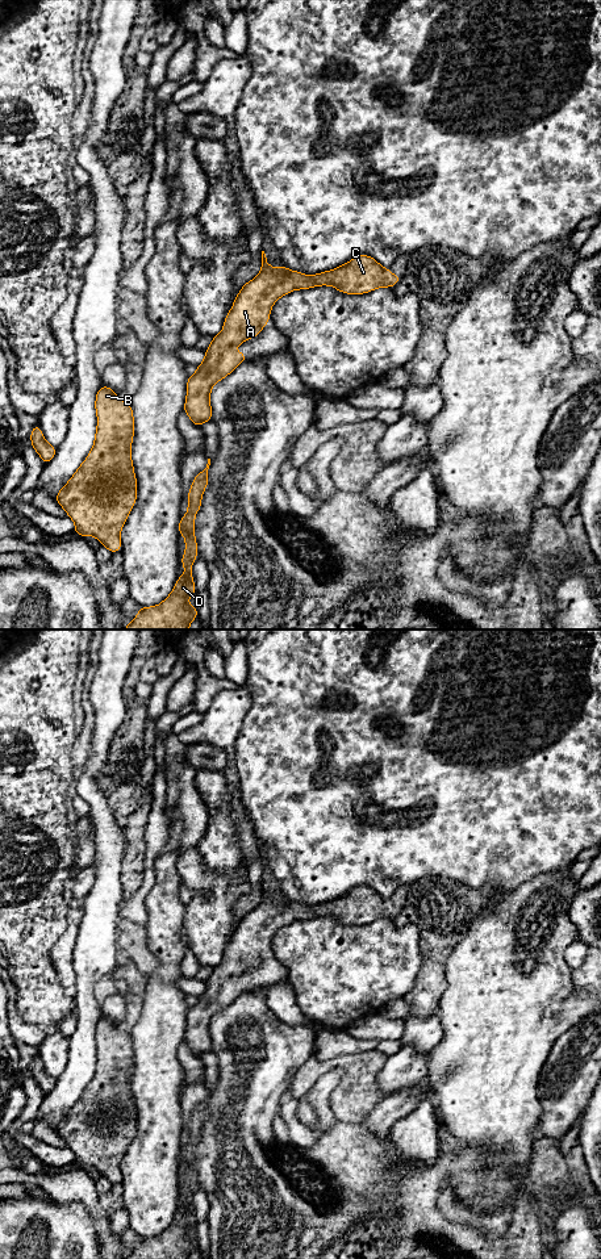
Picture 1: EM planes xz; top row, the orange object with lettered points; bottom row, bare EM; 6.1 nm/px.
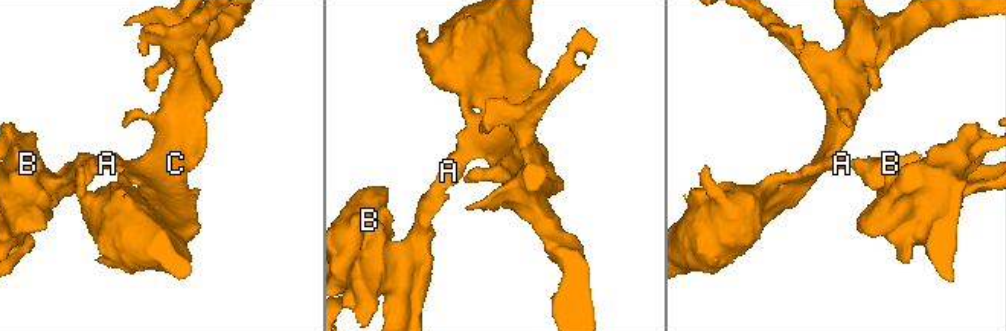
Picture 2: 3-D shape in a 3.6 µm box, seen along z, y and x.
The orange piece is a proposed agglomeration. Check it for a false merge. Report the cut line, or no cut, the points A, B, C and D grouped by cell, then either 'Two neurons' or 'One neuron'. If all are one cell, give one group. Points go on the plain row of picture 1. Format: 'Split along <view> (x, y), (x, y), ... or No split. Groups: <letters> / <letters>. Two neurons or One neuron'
No split. Groups: A B C D. One neuron

